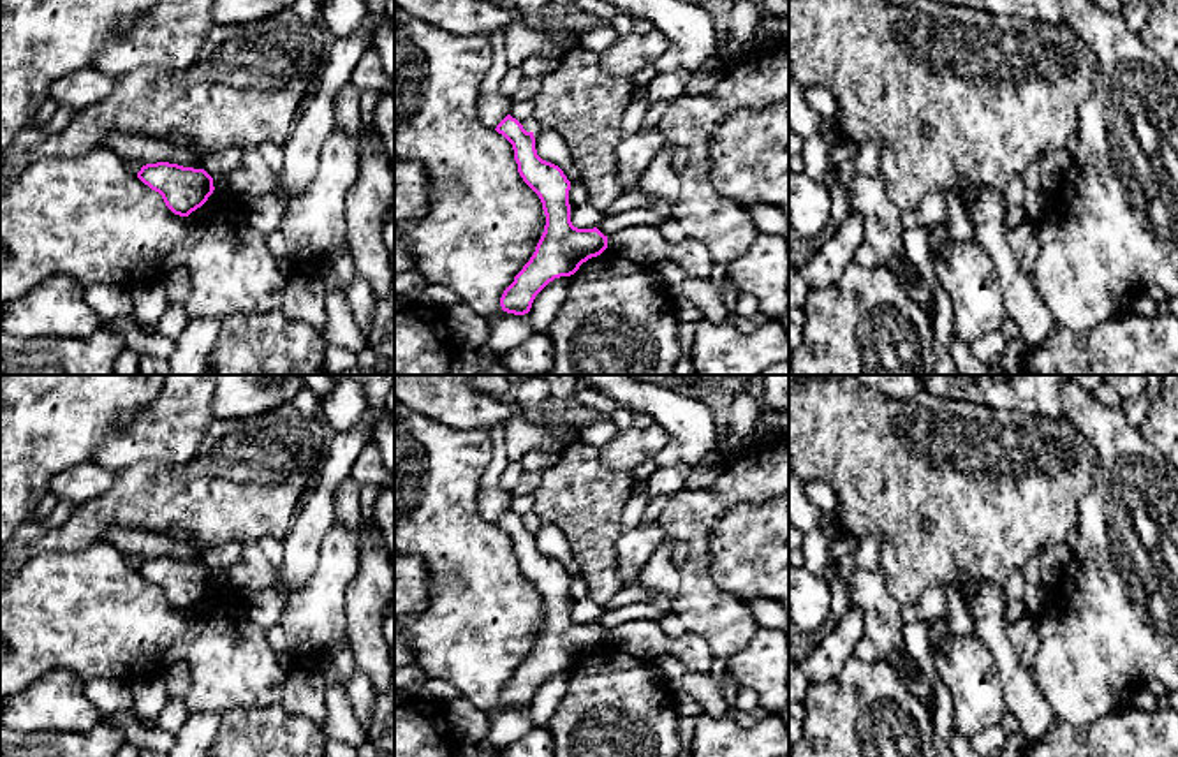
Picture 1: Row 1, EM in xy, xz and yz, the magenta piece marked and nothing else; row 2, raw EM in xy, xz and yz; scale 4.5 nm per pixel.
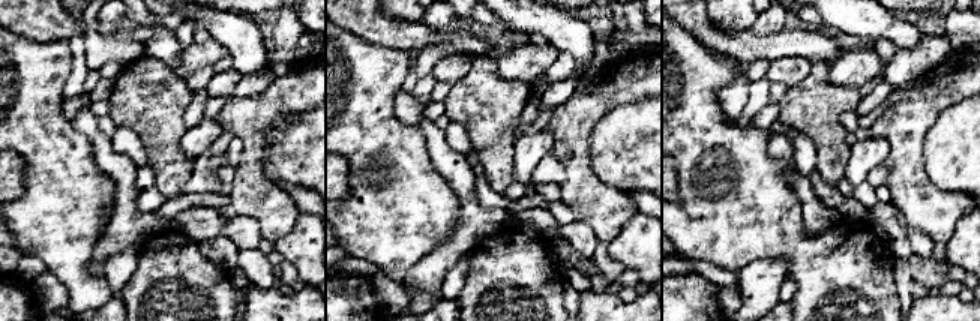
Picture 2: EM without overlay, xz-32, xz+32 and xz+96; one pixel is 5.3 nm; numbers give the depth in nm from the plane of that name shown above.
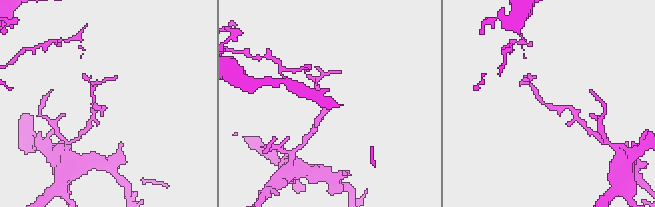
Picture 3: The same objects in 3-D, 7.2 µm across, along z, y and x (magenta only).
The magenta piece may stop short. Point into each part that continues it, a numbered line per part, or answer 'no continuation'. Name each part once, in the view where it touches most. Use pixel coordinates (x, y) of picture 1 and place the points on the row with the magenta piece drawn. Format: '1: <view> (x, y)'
no continuation

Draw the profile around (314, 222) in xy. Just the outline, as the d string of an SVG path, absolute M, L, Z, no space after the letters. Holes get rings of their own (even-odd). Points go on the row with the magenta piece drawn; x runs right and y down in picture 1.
M335 129L320 148L315 178L303 194L285 202L280 231L287 245L289 276L345 246L347 197L357 174L359 139Z

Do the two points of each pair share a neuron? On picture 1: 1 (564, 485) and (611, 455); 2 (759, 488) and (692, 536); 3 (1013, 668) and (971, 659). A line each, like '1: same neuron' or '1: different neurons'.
1: different neurons
2: same neuron
3: different neurons

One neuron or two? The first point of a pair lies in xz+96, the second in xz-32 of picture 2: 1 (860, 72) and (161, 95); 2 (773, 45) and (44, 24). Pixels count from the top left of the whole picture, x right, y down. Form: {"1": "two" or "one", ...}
{"1": "two", "2": "one"}

